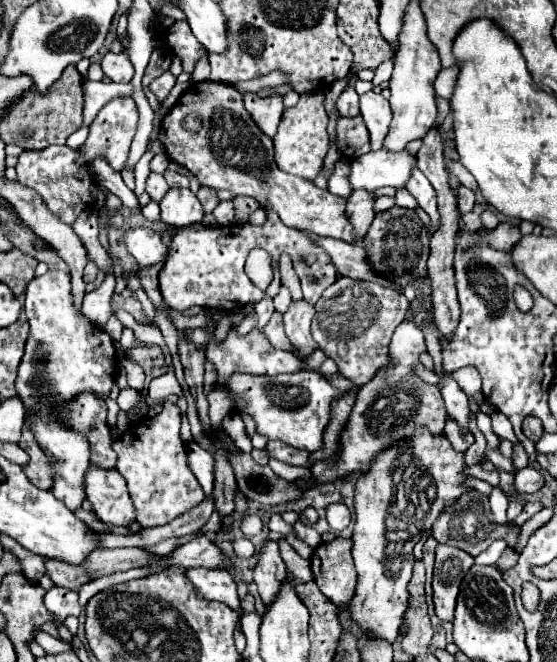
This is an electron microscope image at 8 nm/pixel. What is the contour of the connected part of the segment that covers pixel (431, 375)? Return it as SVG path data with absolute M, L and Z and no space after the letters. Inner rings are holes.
M421 363L416 364L414 371L422 380L430 384L437 384L444 377L444 375L436 375L433 370L425 368Z

